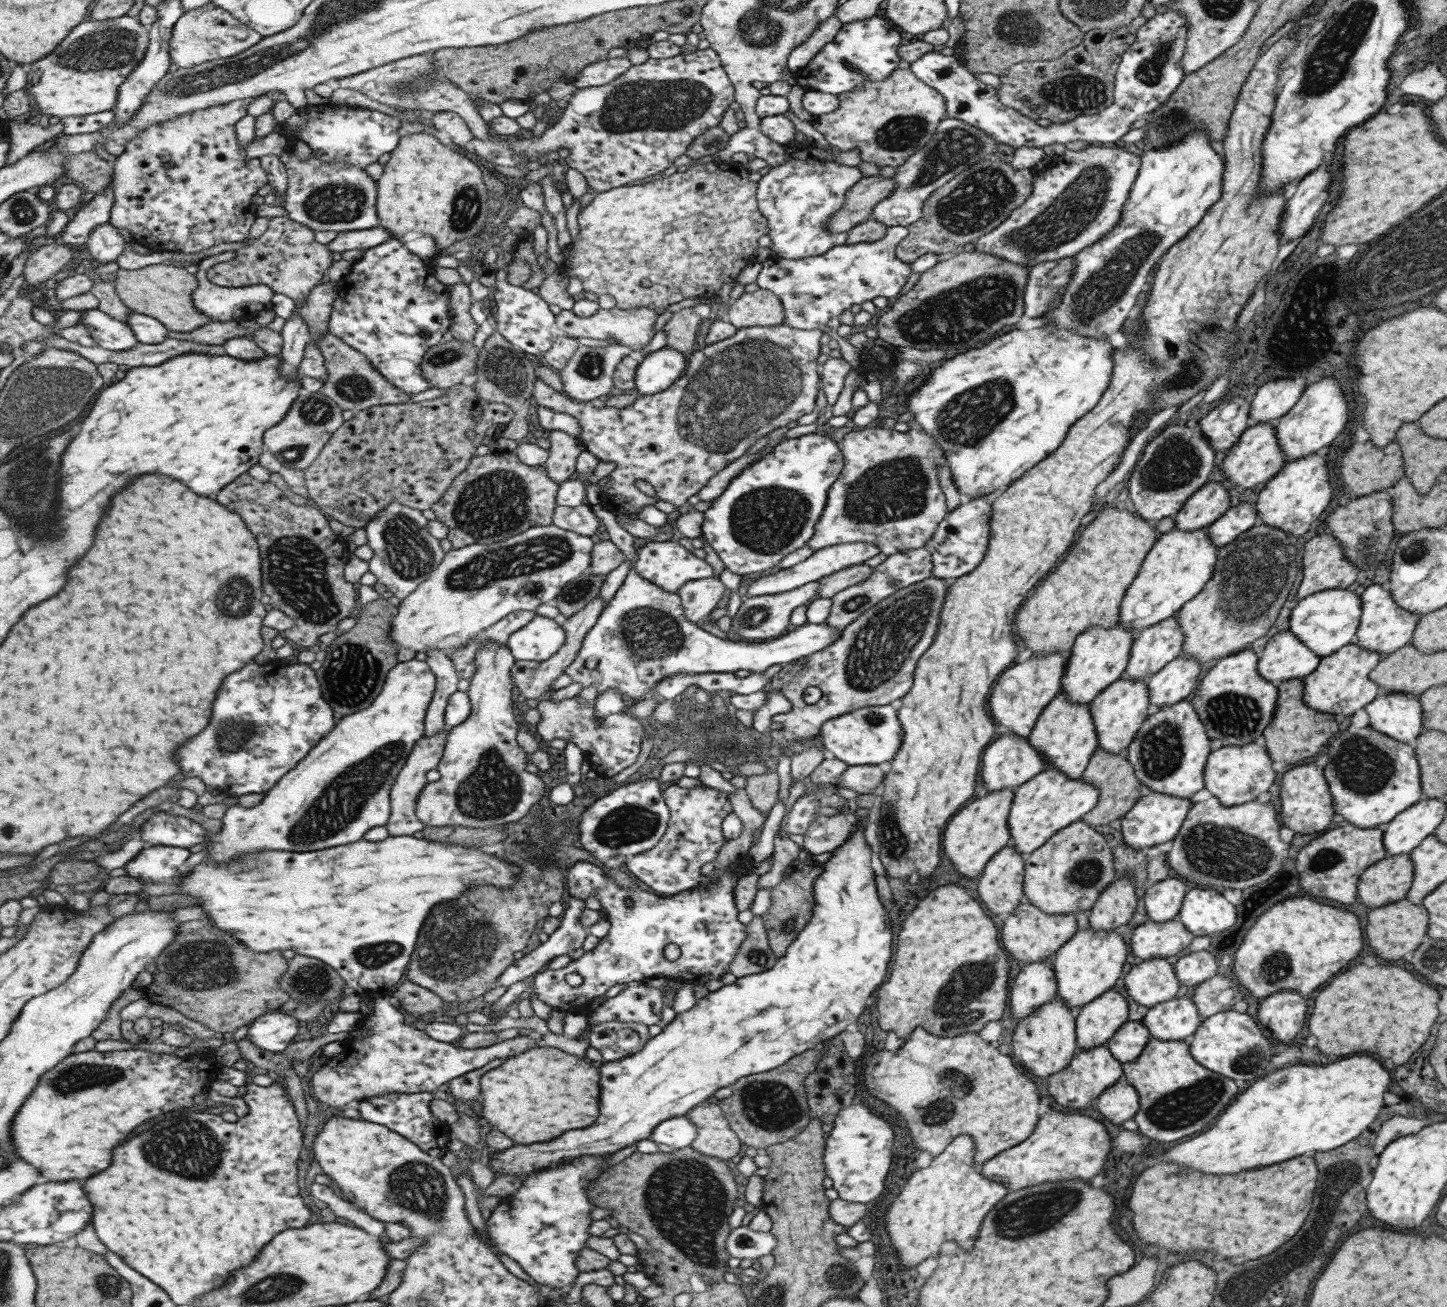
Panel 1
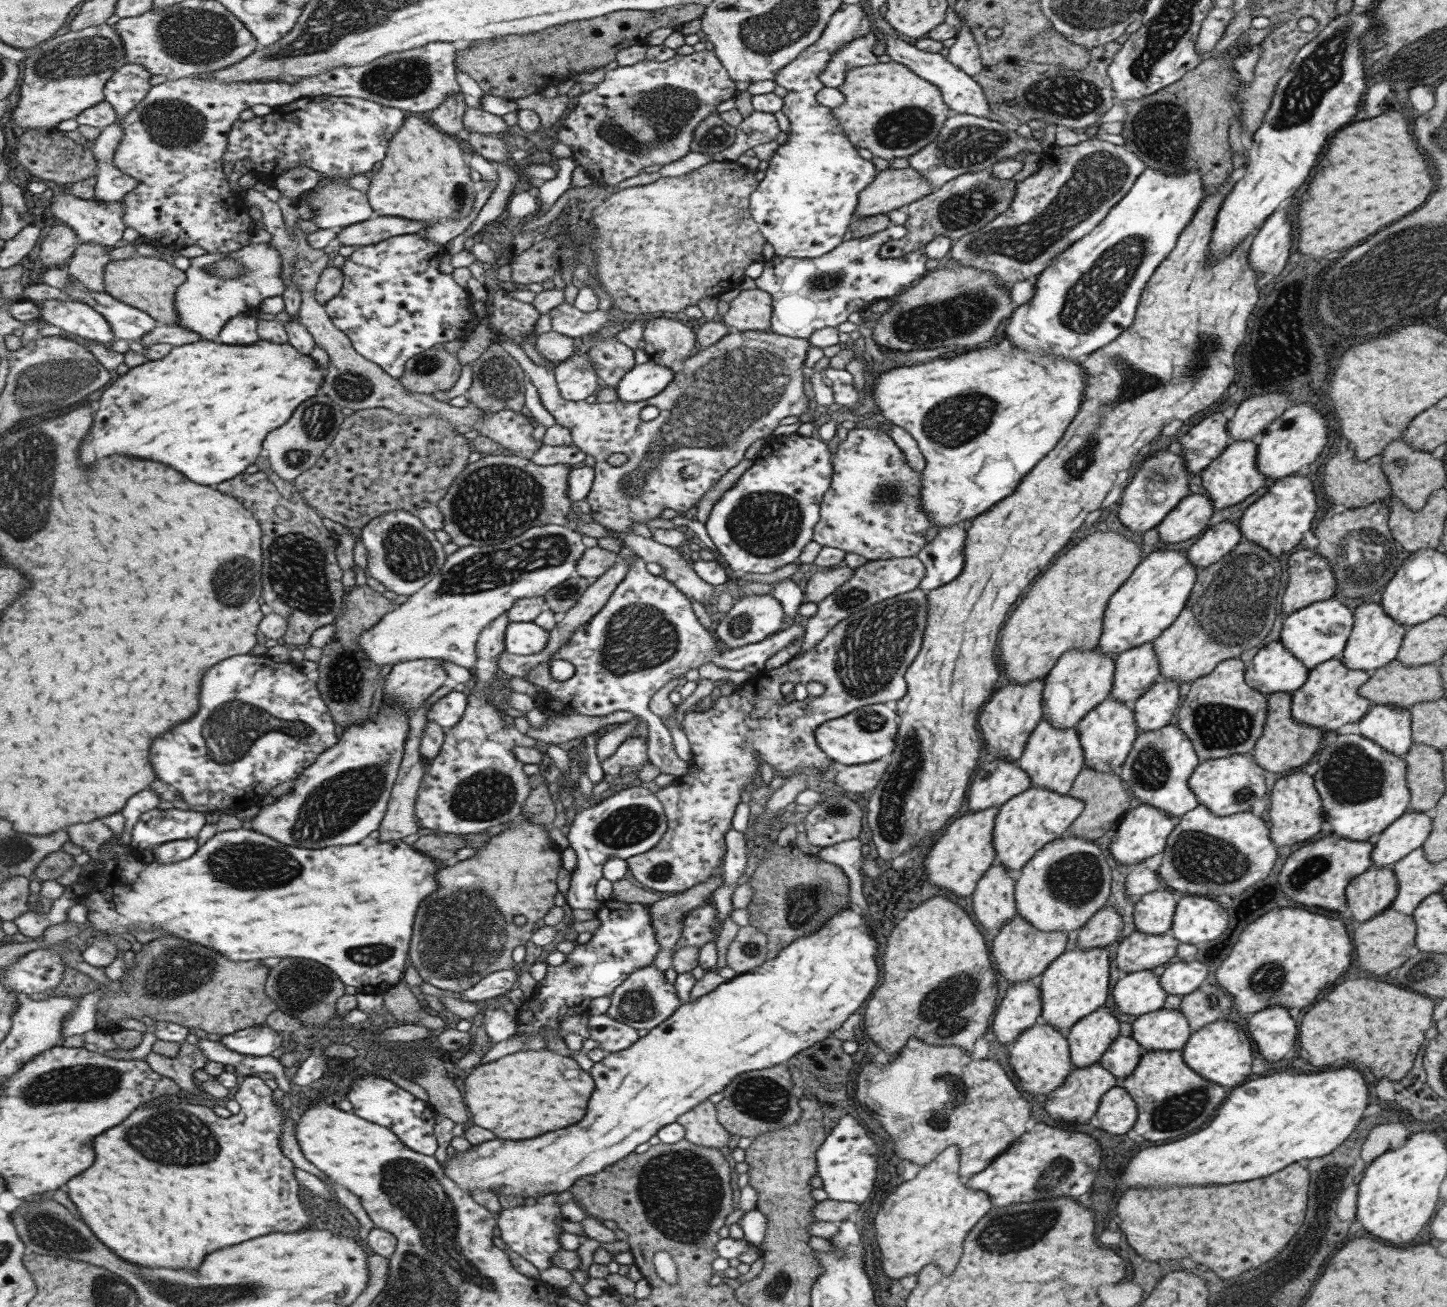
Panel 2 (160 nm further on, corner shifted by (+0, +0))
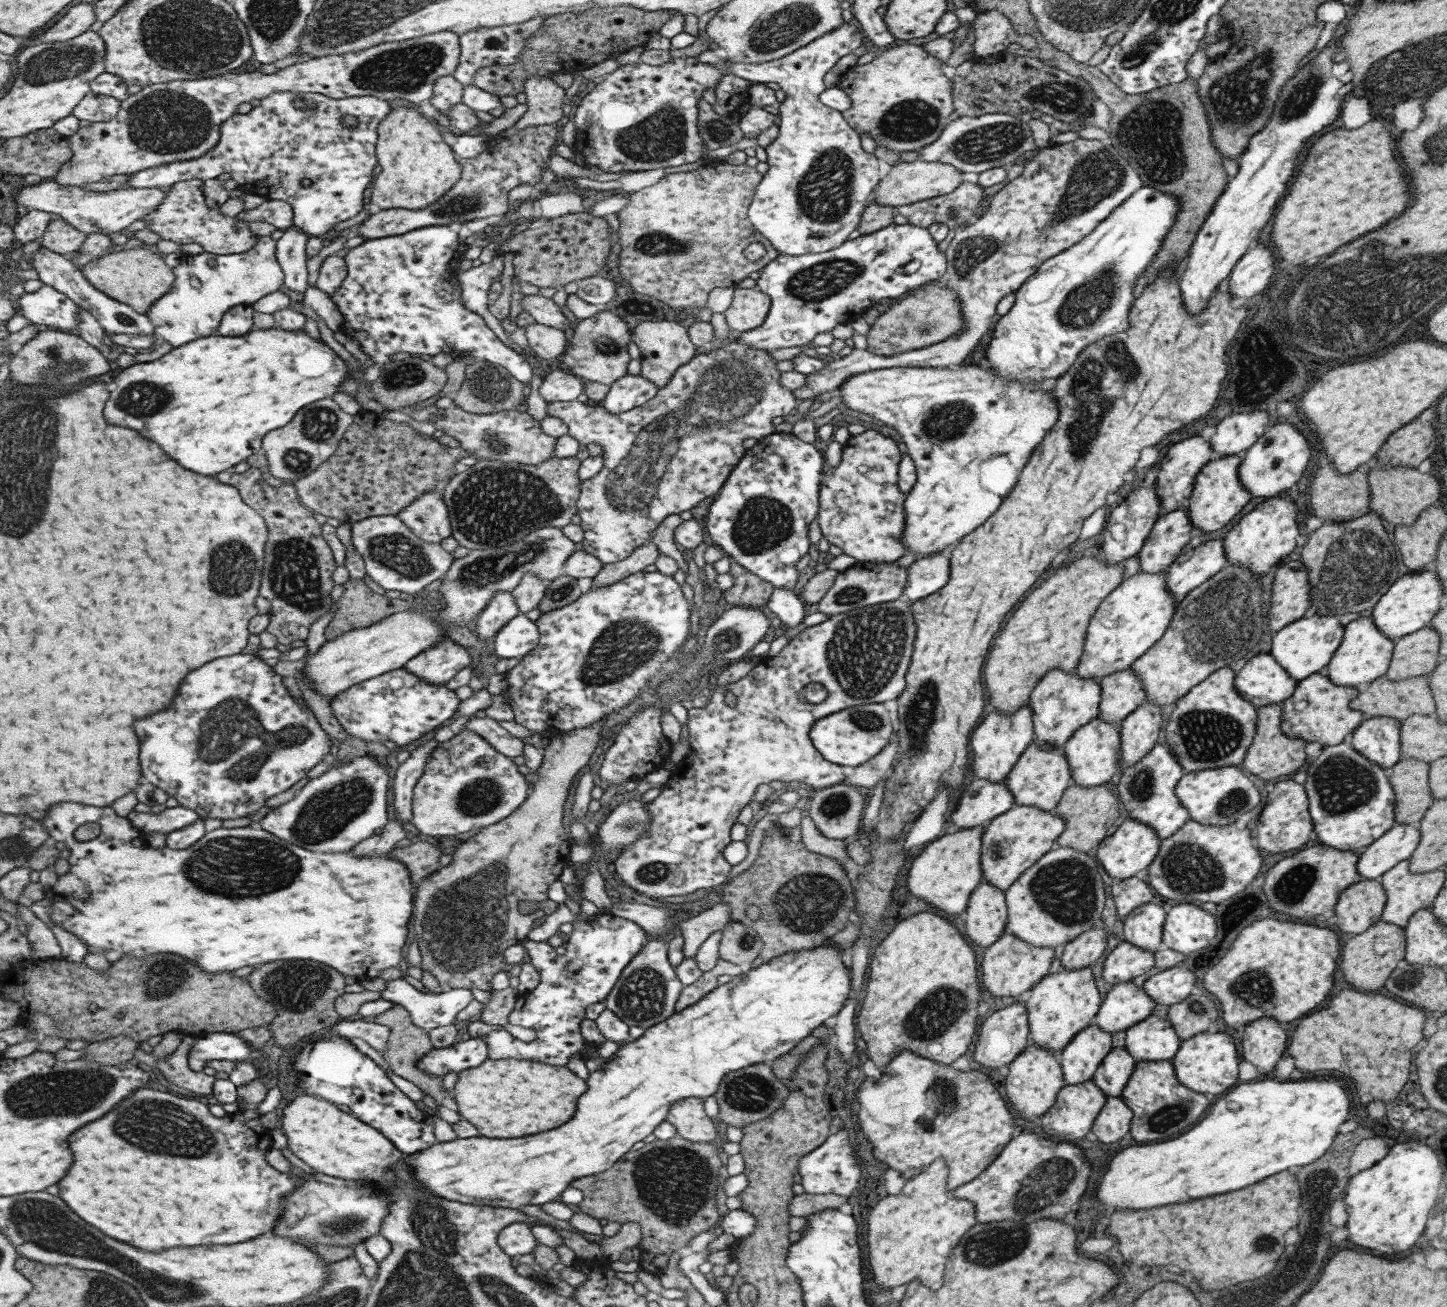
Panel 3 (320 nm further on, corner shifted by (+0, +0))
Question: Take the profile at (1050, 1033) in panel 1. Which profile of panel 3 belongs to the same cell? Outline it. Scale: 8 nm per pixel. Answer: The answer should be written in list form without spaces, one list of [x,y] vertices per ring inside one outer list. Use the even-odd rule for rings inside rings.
[[[1029,1043],[1021,1054],[1007,1064],[1007,1075],[1002,1081],[1003,1090],[1007,1102],[1023,1120],[1031,1122],[1037,1116],[1041,1118],[1055,1102],[1058,1091],[1065,1084],[1058,1060],[1057,1054]]]

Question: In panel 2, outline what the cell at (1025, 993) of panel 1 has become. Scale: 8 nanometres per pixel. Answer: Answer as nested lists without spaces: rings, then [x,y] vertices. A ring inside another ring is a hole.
[[[1039,979],[1011,984],[997,1006],[991,1022],[992,1037],[1008,1047],[1021,1031],[1029,1028],[1041,1014]]]

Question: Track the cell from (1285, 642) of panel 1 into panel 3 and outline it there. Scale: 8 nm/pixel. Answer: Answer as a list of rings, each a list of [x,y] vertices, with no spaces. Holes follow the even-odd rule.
[[[1255,653],[1244,659],[1234,675],[1234,688],[1255,709],[1281,704],[1294,691],[1295,682],[1269,653]]]

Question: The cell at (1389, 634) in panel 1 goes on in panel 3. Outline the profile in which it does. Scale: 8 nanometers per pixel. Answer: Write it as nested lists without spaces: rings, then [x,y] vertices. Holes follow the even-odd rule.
[[[1359,615],[1351,619],[1344,630],[1339,646],[1324,666],[1324,672],[1335,686],[1355,686],[1361,689],[1386,673],[1394,640],[1381,635],[1369,615]]]

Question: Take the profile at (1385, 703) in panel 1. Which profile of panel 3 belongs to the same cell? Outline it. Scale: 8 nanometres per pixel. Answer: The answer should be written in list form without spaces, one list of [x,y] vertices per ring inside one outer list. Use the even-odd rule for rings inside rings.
[[[1386,716],[1363,719],[1351,732],[1350,746],[1367,760],[1389,770],[1400,758],[1400,721]]]

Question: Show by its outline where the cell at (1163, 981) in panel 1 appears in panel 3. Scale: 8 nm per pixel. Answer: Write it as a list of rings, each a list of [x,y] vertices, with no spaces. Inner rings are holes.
[[[1117,983],[1101,1001],[1091,1023],[1105,1032],[1119,1032],[1145,1020],[1155,1005],[1135,983]]]

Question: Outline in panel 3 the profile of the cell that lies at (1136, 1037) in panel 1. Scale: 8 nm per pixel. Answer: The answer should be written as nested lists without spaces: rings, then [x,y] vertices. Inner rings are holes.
[[[1122,1047],[1112,1048],[1093,1073],[1092,1081],[1107,1096],[1120,1096],[1136,1060]]]

